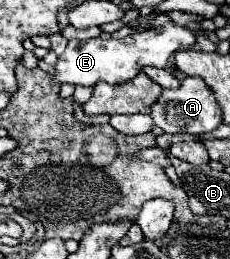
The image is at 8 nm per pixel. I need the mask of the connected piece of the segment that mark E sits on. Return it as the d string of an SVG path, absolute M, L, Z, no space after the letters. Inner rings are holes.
M166 22L158 28L150 28L144 32L136 32L132 36L126 36L124 40L114 38L92 38L92 40L70 40L66 46L66 52L56 62L58 74L54 76L56 82L70 82L70 84L82 84L82 86L94 86L98 80L106 80L108 84L118 84L132 80L140 66L154 66L164 68L168 58L176 50L186 50L196 44L196 36L190 28L178 26L174 22Z

